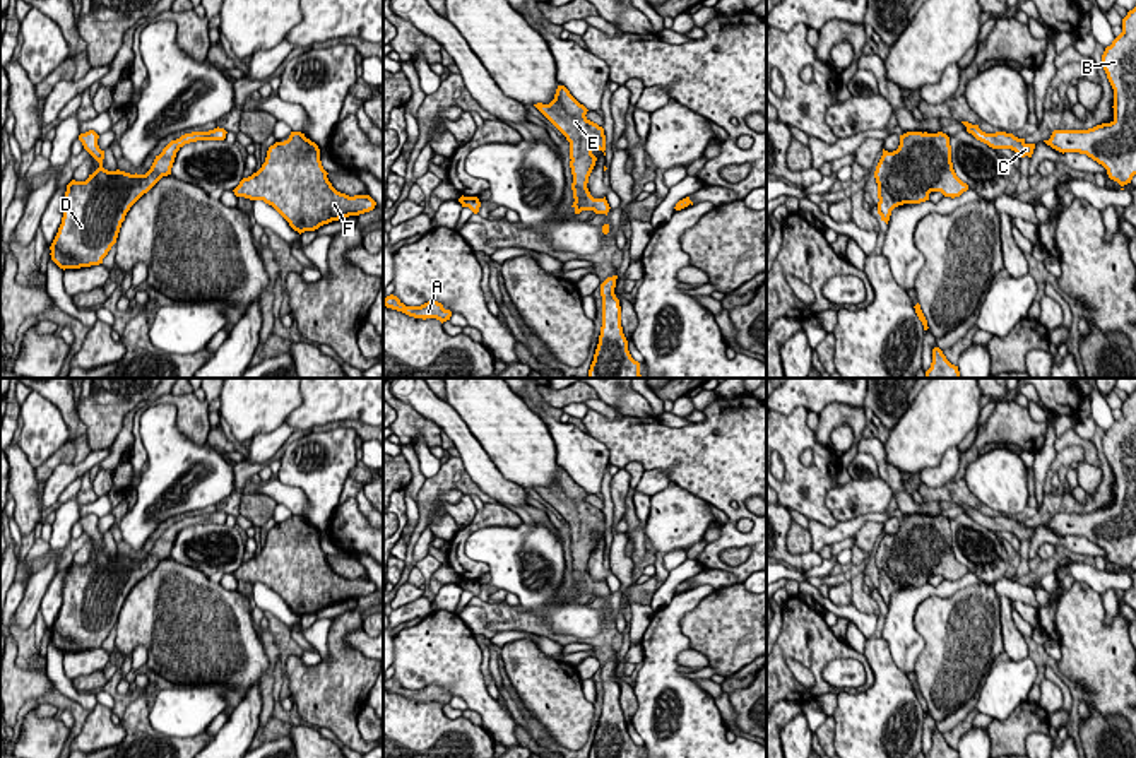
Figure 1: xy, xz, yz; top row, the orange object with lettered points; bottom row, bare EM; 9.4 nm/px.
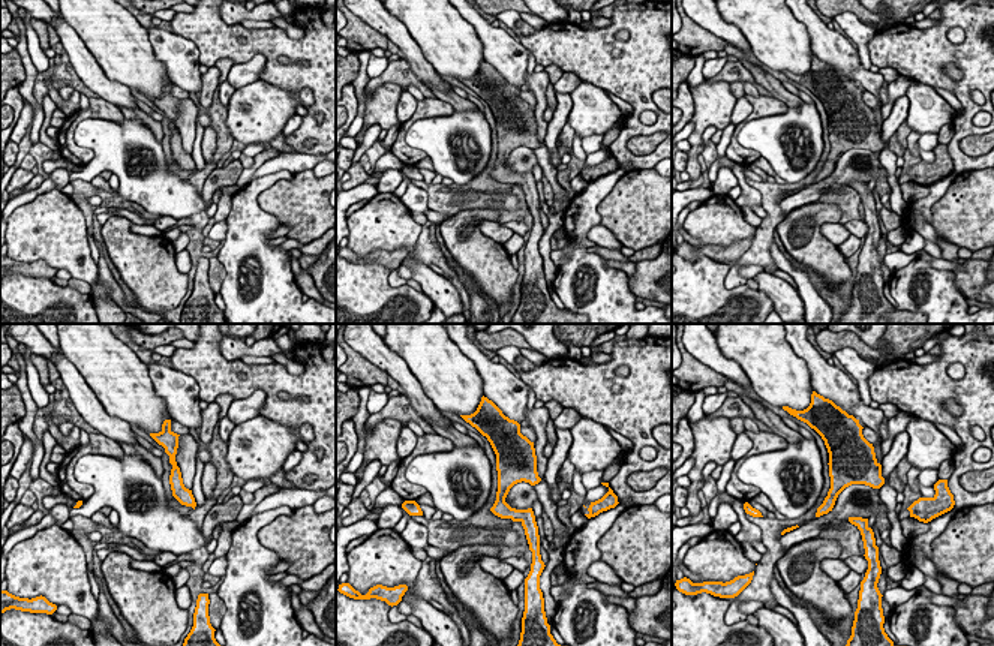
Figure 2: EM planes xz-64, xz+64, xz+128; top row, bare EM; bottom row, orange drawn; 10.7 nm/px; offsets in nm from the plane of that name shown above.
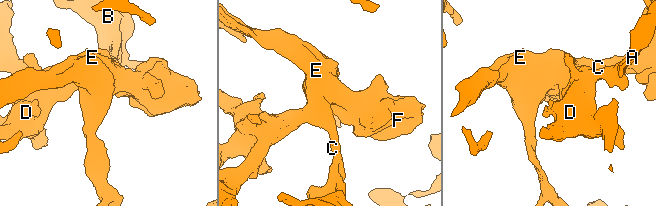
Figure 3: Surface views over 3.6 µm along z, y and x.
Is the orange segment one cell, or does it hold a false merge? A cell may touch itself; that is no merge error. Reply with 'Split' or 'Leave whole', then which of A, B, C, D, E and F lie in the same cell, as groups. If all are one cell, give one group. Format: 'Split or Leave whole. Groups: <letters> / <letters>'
Leave whole. Groups: A B C D E F

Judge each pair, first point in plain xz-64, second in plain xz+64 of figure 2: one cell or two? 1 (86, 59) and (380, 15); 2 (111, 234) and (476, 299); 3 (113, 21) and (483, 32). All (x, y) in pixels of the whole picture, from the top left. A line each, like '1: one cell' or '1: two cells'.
1: one cell
2: two cells
3: two cells

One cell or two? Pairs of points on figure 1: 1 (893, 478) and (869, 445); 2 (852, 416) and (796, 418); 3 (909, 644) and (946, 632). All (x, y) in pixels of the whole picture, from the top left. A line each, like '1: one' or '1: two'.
1: one
2: two
3: two

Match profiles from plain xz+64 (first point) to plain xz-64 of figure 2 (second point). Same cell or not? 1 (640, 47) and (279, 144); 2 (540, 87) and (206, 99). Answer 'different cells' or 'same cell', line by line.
1: different cells
2: same cell

